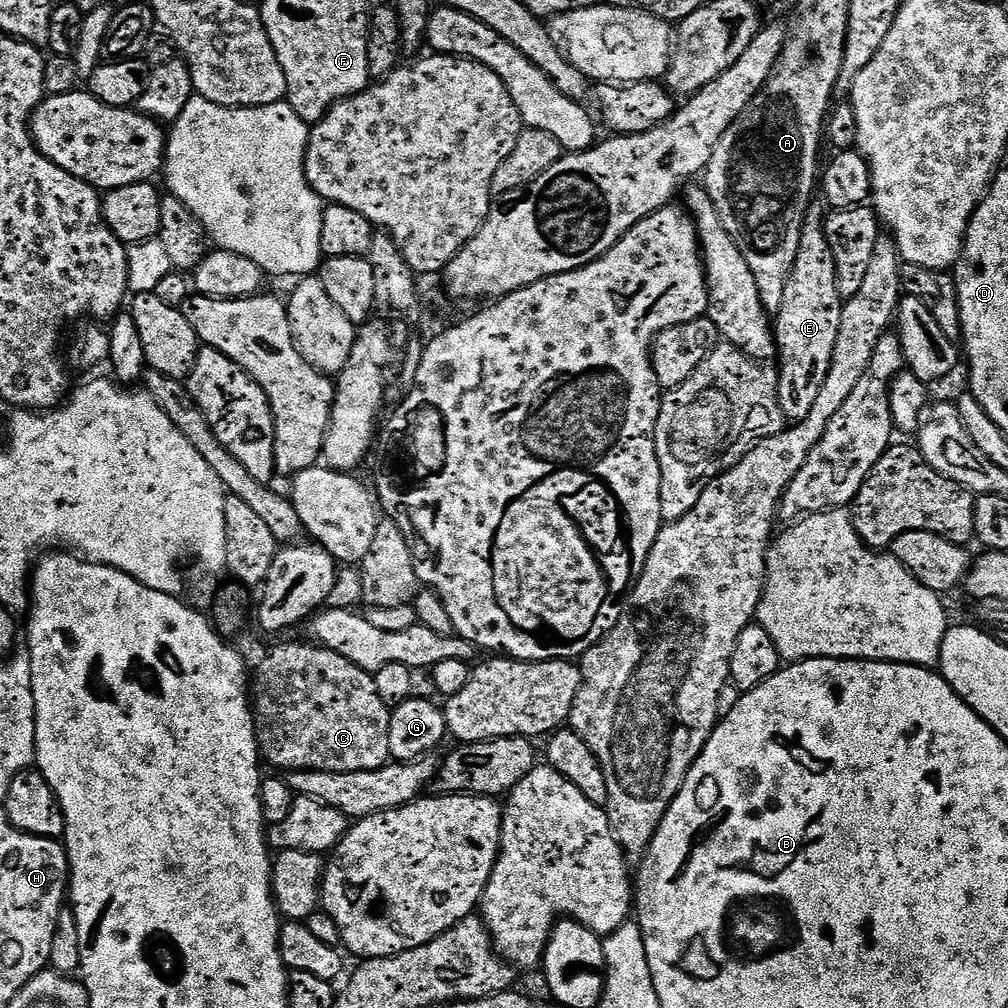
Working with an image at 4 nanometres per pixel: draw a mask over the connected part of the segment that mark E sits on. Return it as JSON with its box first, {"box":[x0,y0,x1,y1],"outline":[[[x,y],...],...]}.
{"box":[774,202,844,422],"outline":[[[813,202],[804,215],[798,258],[794,258],[794,266],[788,271],[782,306],[774,314],[776,355],[780,364],[776,389],[782,414],[788,422],[801,420],[810,414],[818,398],[818,390],[822,390],[822,382],[826,382],[834,354],[834,342],[838,342],[838,322],[842,322],[844,300],[838,290],[836,263],[824,229],[825,219],[825,205]]]}

